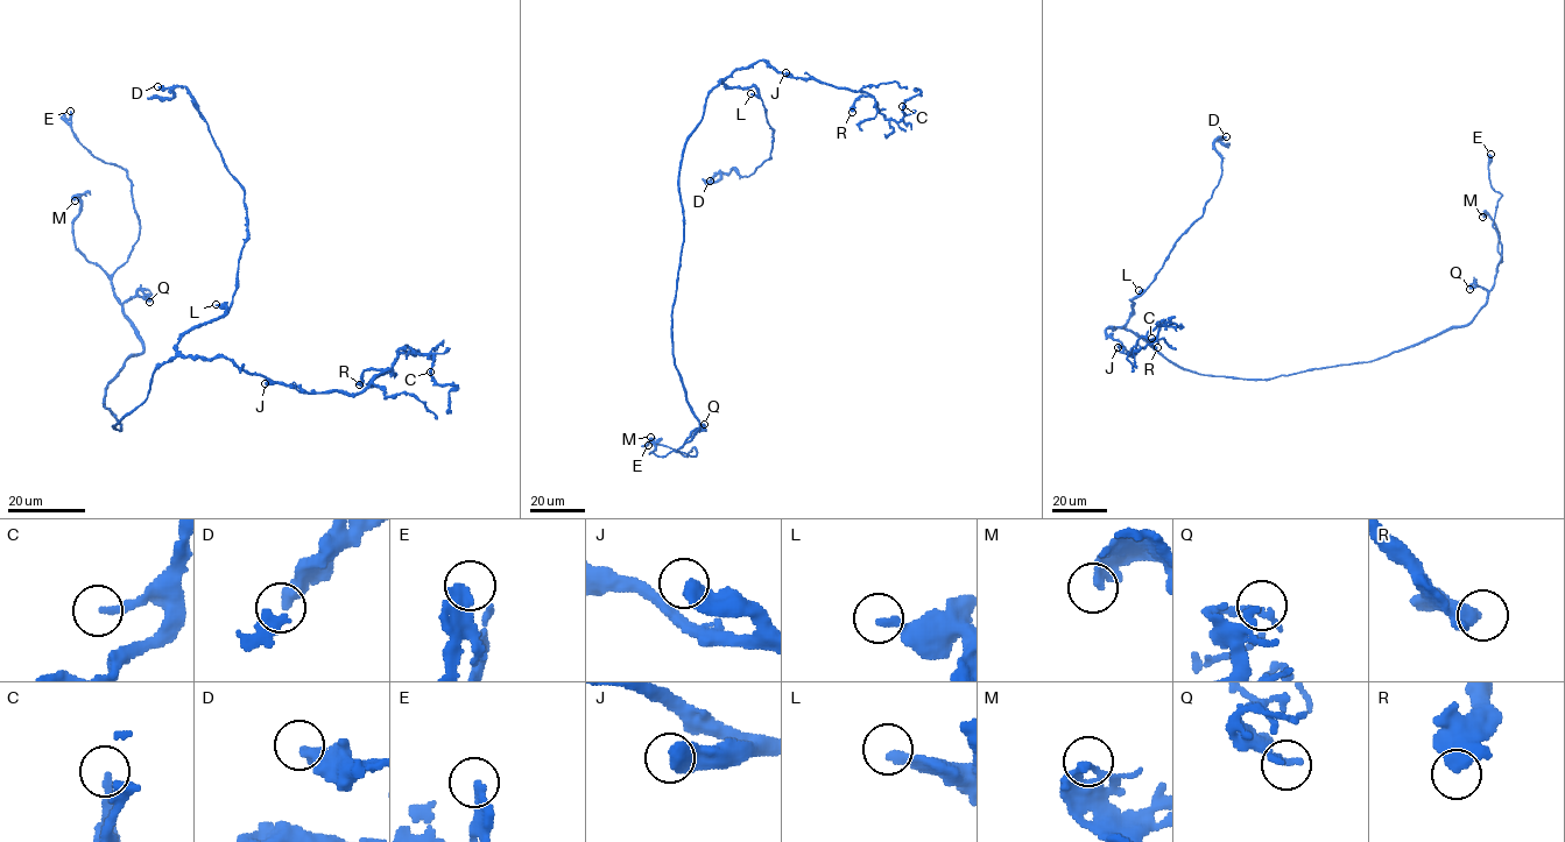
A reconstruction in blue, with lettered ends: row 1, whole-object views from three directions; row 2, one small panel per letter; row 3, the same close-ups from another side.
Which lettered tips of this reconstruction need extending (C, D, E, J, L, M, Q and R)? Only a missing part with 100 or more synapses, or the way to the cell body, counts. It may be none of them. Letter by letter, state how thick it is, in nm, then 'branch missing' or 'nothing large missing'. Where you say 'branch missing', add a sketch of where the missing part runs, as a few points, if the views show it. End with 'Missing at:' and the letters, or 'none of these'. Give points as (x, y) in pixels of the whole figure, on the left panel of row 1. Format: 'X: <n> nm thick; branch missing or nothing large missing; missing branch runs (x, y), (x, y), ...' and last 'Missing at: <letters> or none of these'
C: 240 nm thick; nothing large missing
D: 360 nm thick; nothing large missing
E: 280 nm thick; branch missing; missing branch runs (70, 111), (64, 104), (48, 106)
J: 480 nm thick; nothing large missing
L: 280 nm thick; nothing large missing
M: 340 nm thick; nothing large missing
Q: 150 nm thick; nothing large missing
R: 550 nm thick; nothing large missing
Missing at: E

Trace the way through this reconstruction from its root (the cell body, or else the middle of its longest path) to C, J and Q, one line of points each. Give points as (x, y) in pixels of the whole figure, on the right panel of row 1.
C: (1255, 380), (1181, 368), (1134, 332), (1106, 330), (1134, 354), (1137, 340), (1163, 320), (1151, 338)
J: (1255, 380), (1202, 375), (1181, 368), (1125, 327), (1107, 328), (1106, 332), (1121, 342), (1118, 347)
Q: (1255, 380), (1379, 360), (1465, 326), (1486, 304), (1487, 294), (1475, 285), (1470, 289)

